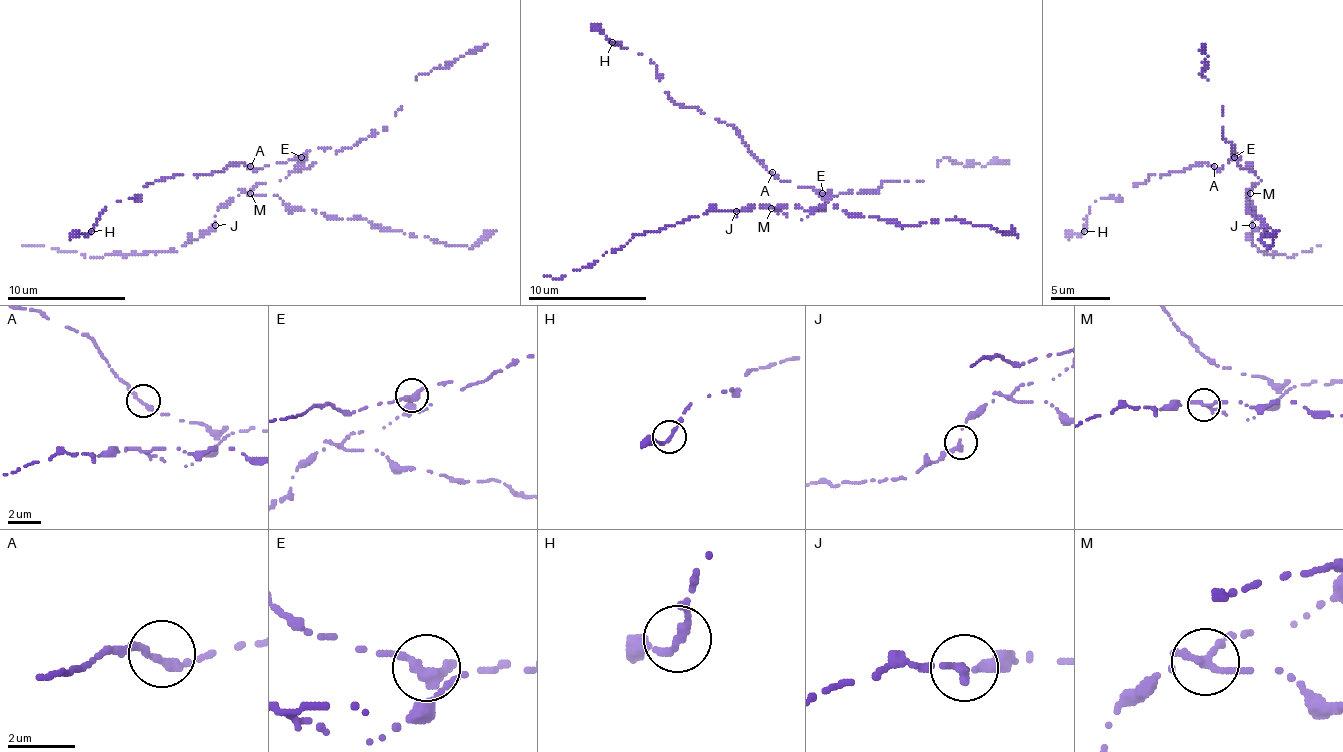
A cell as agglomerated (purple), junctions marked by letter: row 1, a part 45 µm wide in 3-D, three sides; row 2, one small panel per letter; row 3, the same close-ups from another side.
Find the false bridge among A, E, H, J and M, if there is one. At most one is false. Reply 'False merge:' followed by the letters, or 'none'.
False merge: M

